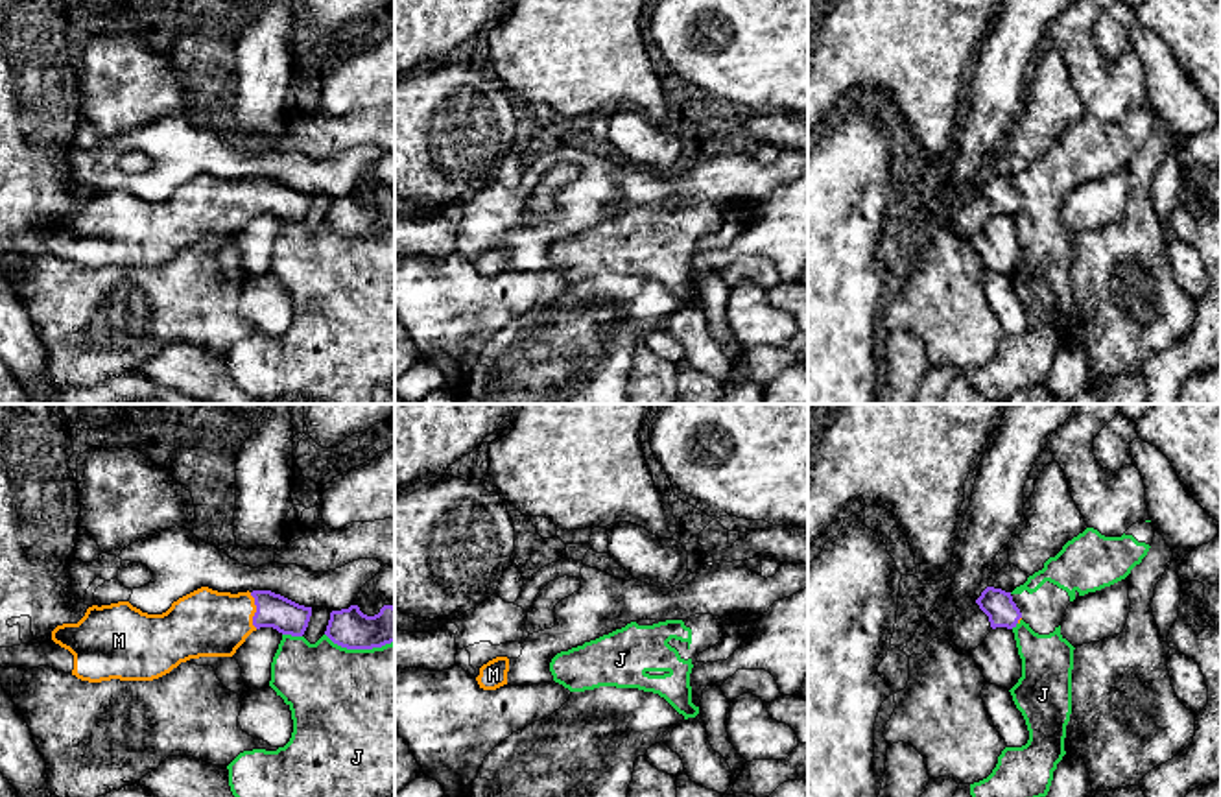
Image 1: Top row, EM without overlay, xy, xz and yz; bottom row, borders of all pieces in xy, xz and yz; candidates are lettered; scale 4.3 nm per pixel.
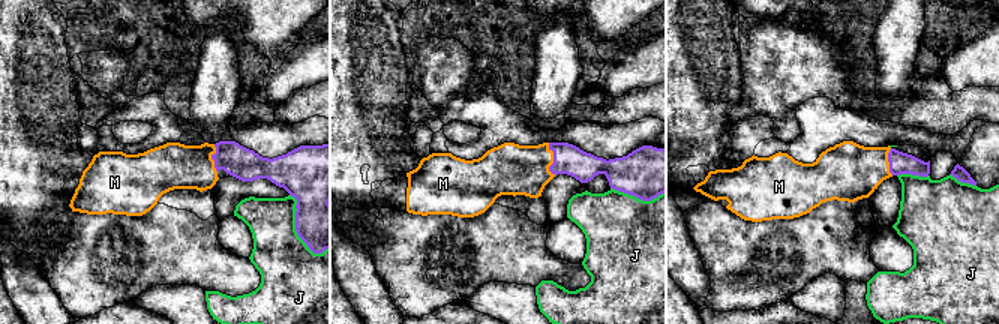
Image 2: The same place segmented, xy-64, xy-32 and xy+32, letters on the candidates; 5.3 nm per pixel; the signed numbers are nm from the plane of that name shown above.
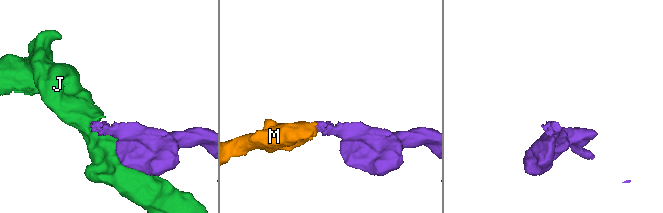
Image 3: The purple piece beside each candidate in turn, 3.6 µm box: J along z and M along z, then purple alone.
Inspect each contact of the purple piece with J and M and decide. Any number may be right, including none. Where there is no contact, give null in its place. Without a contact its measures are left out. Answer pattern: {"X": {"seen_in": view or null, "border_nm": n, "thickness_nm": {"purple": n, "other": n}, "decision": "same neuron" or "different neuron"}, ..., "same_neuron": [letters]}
{"J": {"seen_in": "xy", "border_nm": 300, "thickness_nm": {"purple": 180, "other": 500}, "decision": "different neuron"}, "M": {"seen_in": "xy", "border_nm": 160, "thickness_nm": {"purple": 150, "other": 300}, "decision": "same neuron"}, "same_neuron": ["M"]}

